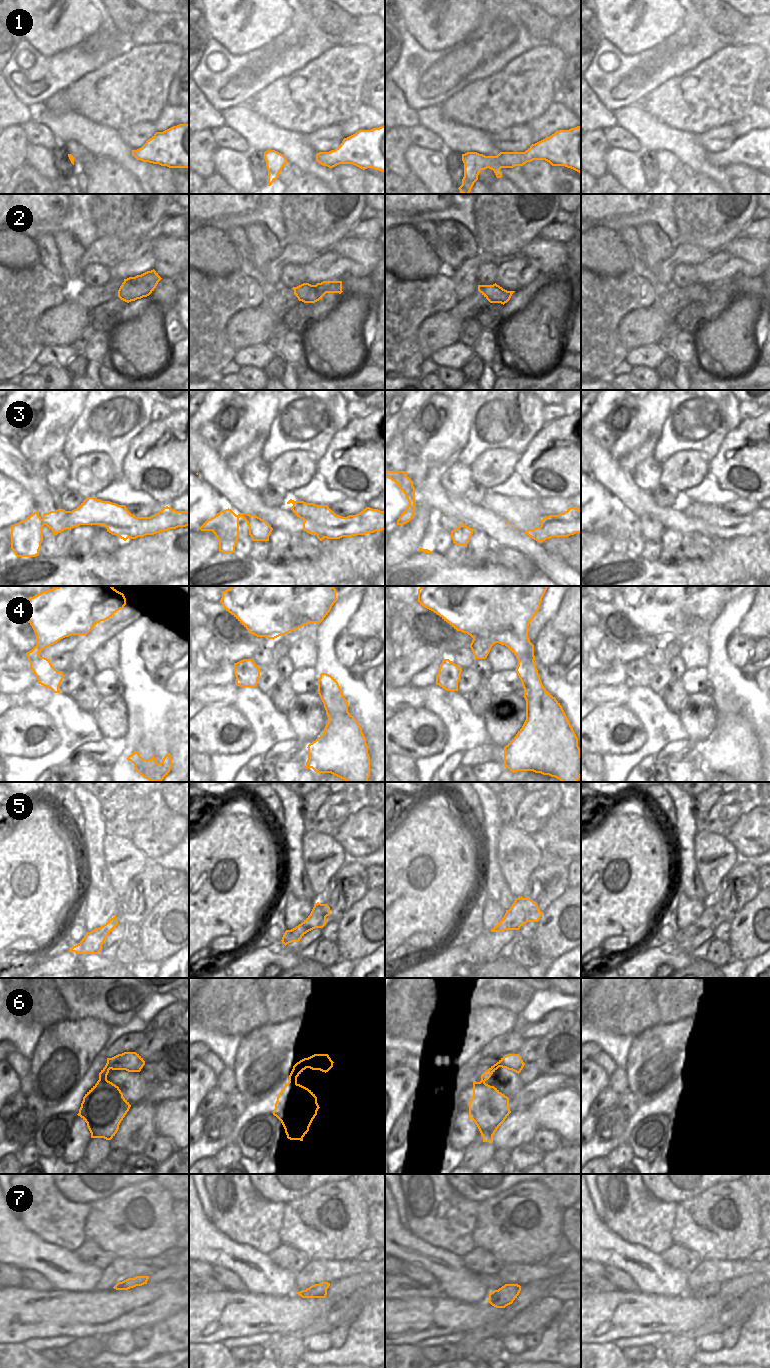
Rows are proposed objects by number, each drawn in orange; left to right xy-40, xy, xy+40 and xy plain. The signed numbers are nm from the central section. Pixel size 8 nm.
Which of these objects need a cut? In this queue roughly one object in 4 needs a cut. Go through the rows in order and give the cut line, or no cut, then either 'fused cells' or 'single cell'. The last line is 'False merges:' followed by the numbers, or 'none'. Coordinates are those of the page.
1: no cut | single cell
2: no cut | single cell
3: xy-40 (71, 528), (63, 522), (53, 531) | fused cells
4: no cut | single cell
5: no cut | single cell
6: xy-40 (99, 1079), (106, 1080) | fused cells
7: no cut | single cell
False merges: 3, 6

